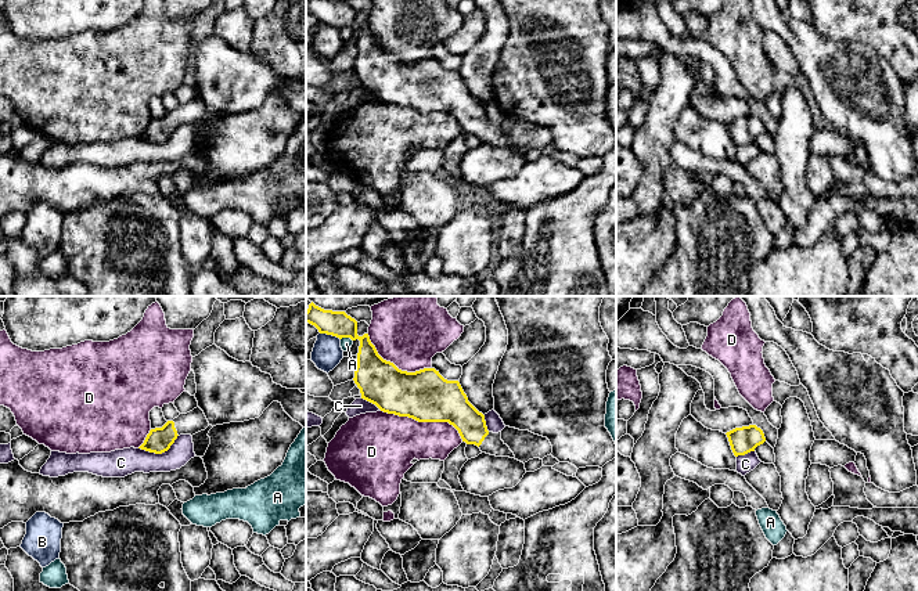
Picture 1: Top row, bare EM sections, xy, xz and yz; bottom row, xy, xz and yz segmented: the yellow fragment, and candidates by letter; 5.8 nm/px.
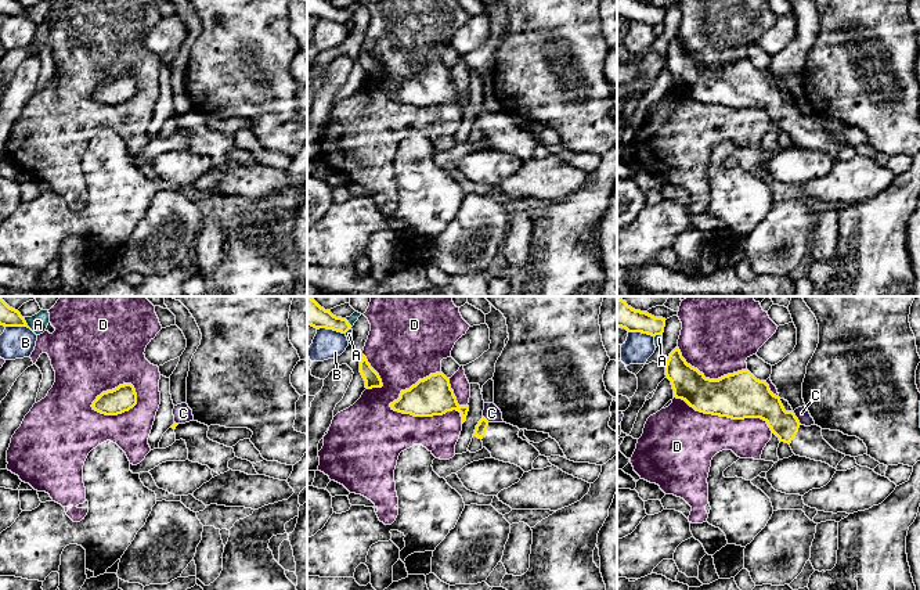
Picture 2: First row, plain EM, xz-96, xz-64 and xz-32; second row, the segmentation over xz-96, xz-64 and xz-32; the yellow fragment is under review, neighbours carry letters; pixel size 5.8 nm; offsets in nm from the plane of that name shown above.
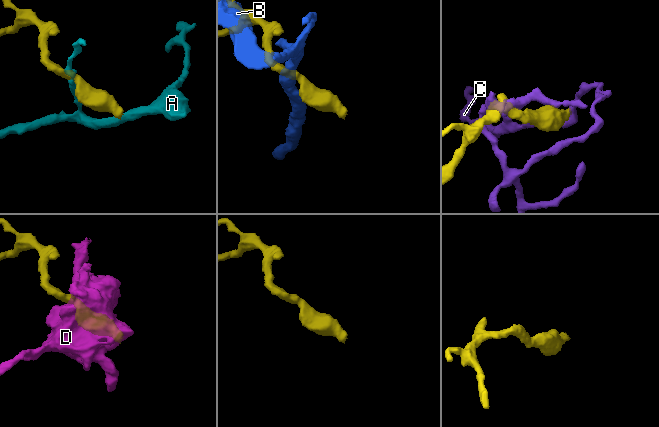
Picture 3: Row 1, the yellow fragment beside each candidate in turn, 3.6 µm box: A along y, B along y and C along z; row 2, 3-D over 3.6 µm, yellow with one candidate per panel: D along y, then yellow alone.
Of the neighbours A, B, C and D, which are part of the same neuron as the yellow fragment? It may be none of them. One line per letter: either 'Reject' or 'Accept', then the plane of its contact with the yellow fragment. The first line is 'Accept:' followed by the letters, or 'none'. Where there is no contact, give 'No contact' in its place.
Accept: none
A: Reject. Touches yellow in xz
B: Reject. Touches yellow in xz
C: Reject. Touches yellow in xy
D: Reject. Touches yellow in xz

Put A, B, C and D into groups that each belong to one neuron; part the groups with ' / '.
A / B / C / D

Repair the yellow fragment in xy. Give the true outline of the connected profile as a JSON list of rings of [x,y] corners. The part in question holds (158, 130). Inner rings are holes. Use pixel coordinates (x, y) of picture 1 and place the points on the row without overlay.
[[[197,97],[187,104],[180,104],[173,111],[168,111],[162,118],[151,119],[138,138],[162,144],[170,138],[180,125],[192,126],[201,120],[205,120],[208,116],[209,112],[204,101]]]

